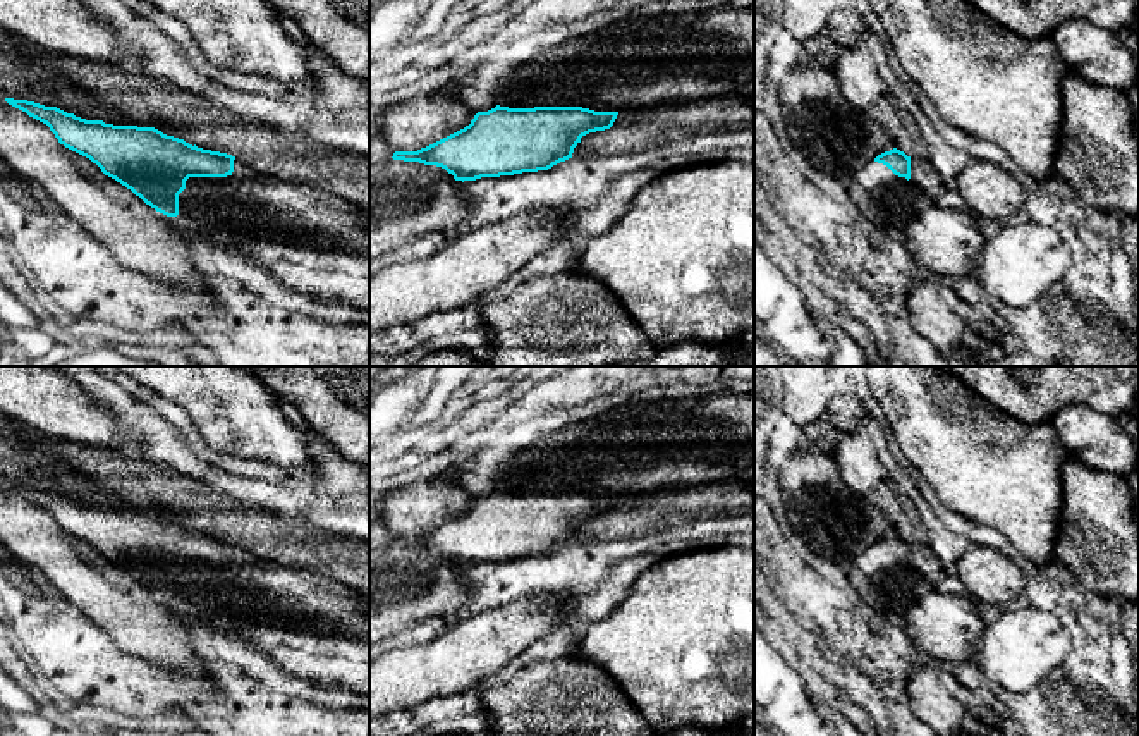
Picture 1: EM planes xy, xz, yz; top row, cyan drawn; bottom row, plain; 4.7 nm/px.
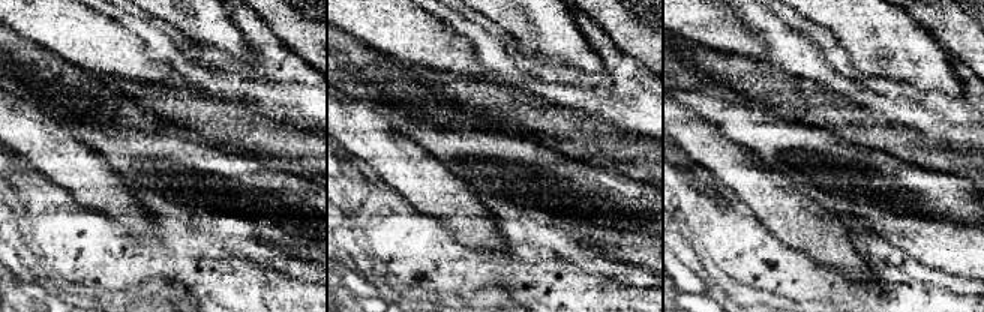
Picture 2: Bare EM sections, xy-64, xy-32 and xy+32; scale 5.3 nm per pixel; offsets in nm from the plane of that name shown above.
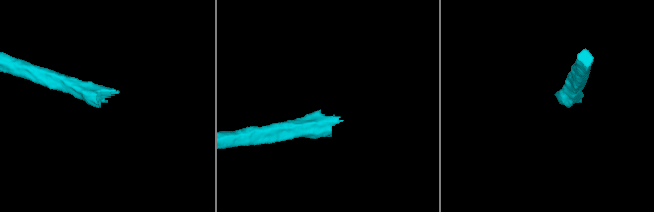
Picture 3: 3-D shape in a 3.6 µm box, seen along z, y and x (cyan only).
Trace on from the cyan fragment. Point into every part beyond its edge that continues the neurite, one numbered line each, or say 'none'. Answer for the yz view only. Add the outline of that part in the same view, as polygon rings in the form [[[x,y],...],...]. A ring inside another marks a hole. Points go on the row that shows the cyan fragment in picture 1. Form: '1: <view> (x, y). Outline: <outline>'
1: yz (887, 200). Outline: [[[926,156],[911,158],[909,181],[871,160],[852,177],[847,193],[864,218],[885,229],[905,230],[933,206],[965,208],[959,193],[945,186]]]

